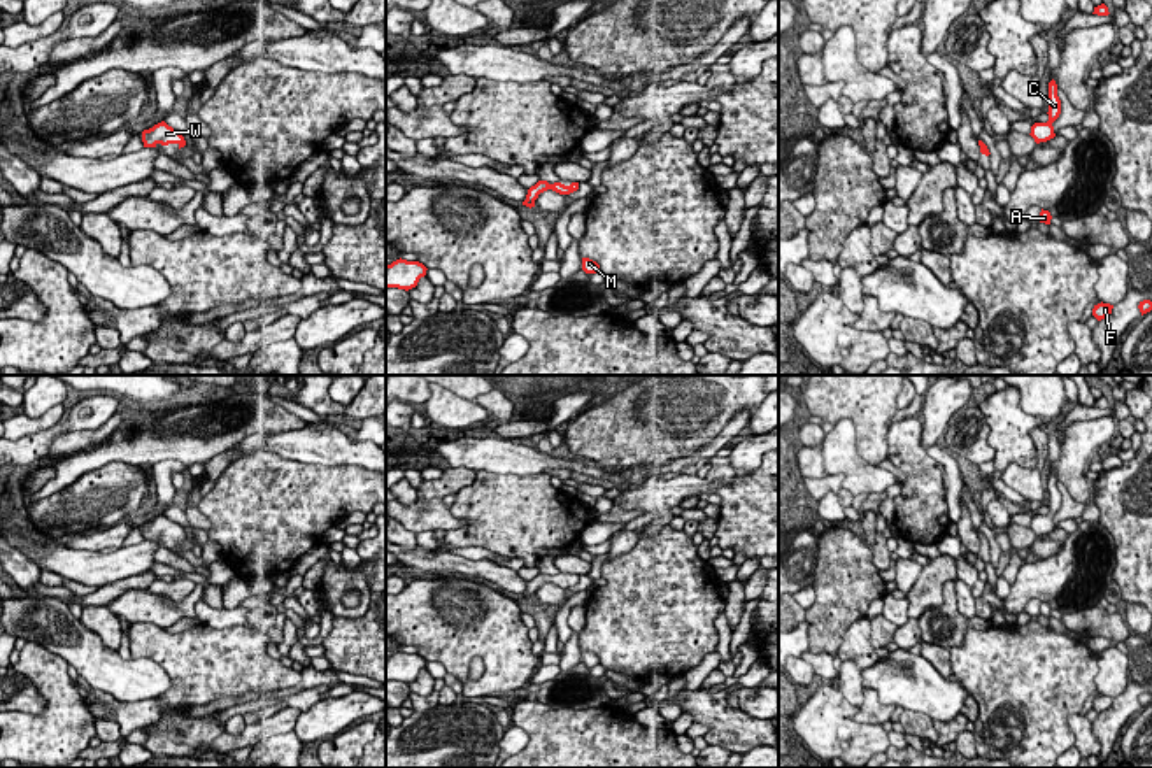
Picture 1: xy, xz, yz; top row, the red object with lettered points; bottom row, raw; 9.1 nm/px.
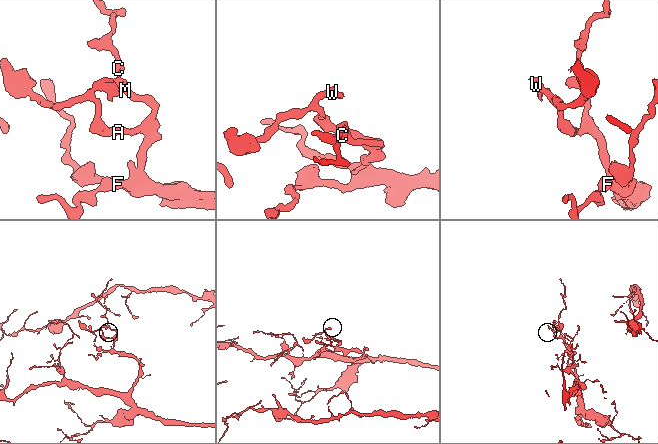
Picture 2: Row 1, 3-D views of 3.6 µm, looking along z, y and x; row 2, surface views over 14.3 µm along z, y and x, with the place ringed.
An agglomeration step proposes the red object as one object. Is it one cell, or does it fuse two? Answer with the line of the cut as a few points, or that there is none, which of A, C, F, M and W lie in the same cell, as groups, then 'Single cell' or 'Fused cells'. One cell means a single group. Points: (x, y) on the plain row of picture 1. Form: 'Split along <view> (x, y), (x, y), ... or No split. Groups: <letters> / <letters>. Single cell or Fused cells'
No split. Groups: A C F M W. Single cell

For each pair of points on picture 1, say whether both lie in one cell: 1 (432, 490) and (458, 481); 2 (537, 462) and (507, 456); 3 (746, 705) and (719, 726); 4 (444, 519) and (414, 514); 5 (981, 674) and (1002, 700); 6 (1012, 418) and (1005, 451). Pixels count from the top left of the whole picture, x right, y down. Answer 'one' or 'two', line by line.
1: one
2: one
3: two
4: one
5: one
6: one

